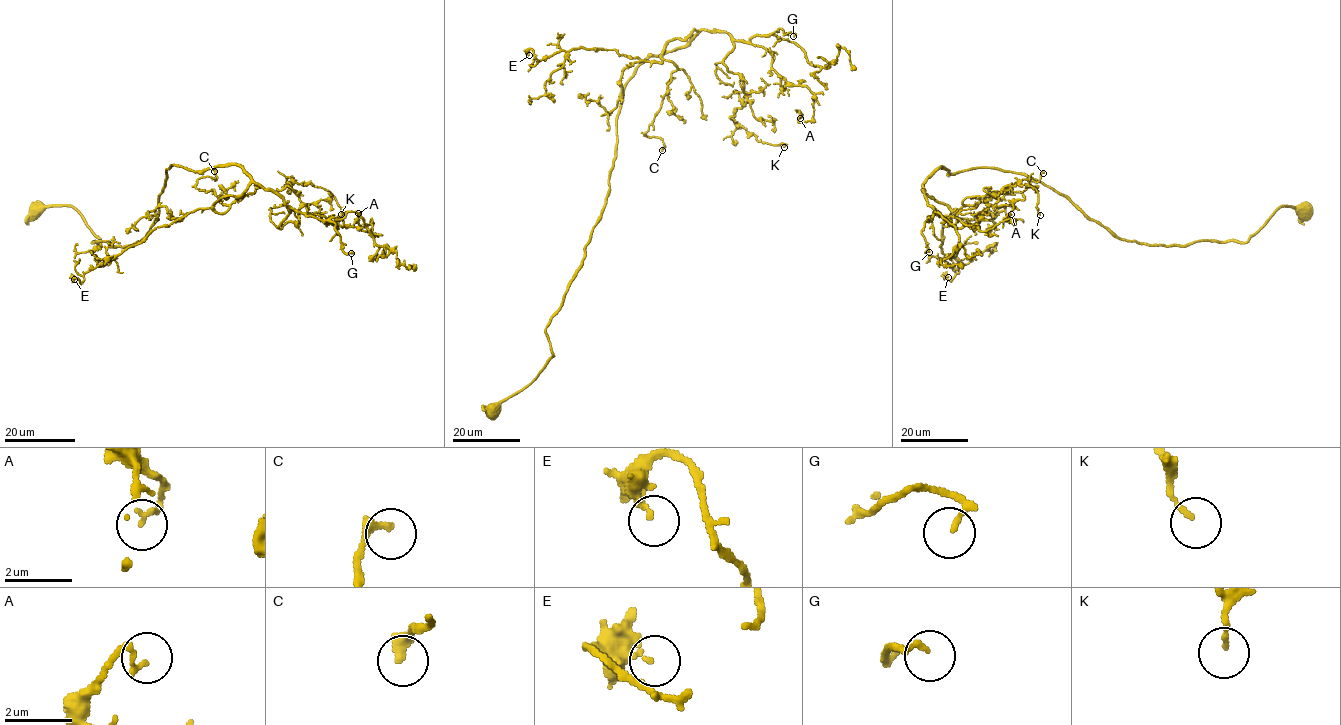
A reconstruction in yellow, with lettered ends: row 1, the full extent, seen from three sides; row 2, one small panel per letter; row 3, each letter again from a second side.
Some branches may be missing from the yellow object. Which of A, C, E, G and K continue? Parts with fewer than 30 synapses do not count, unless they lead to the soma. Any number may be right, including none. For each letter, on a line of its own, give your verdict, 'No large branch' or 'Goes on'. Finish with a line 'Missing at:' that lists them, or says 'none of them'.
A: No large branch
C: No large branch
E: No large branch
G: No large branch
K: No large branch
Missing at: none of them

